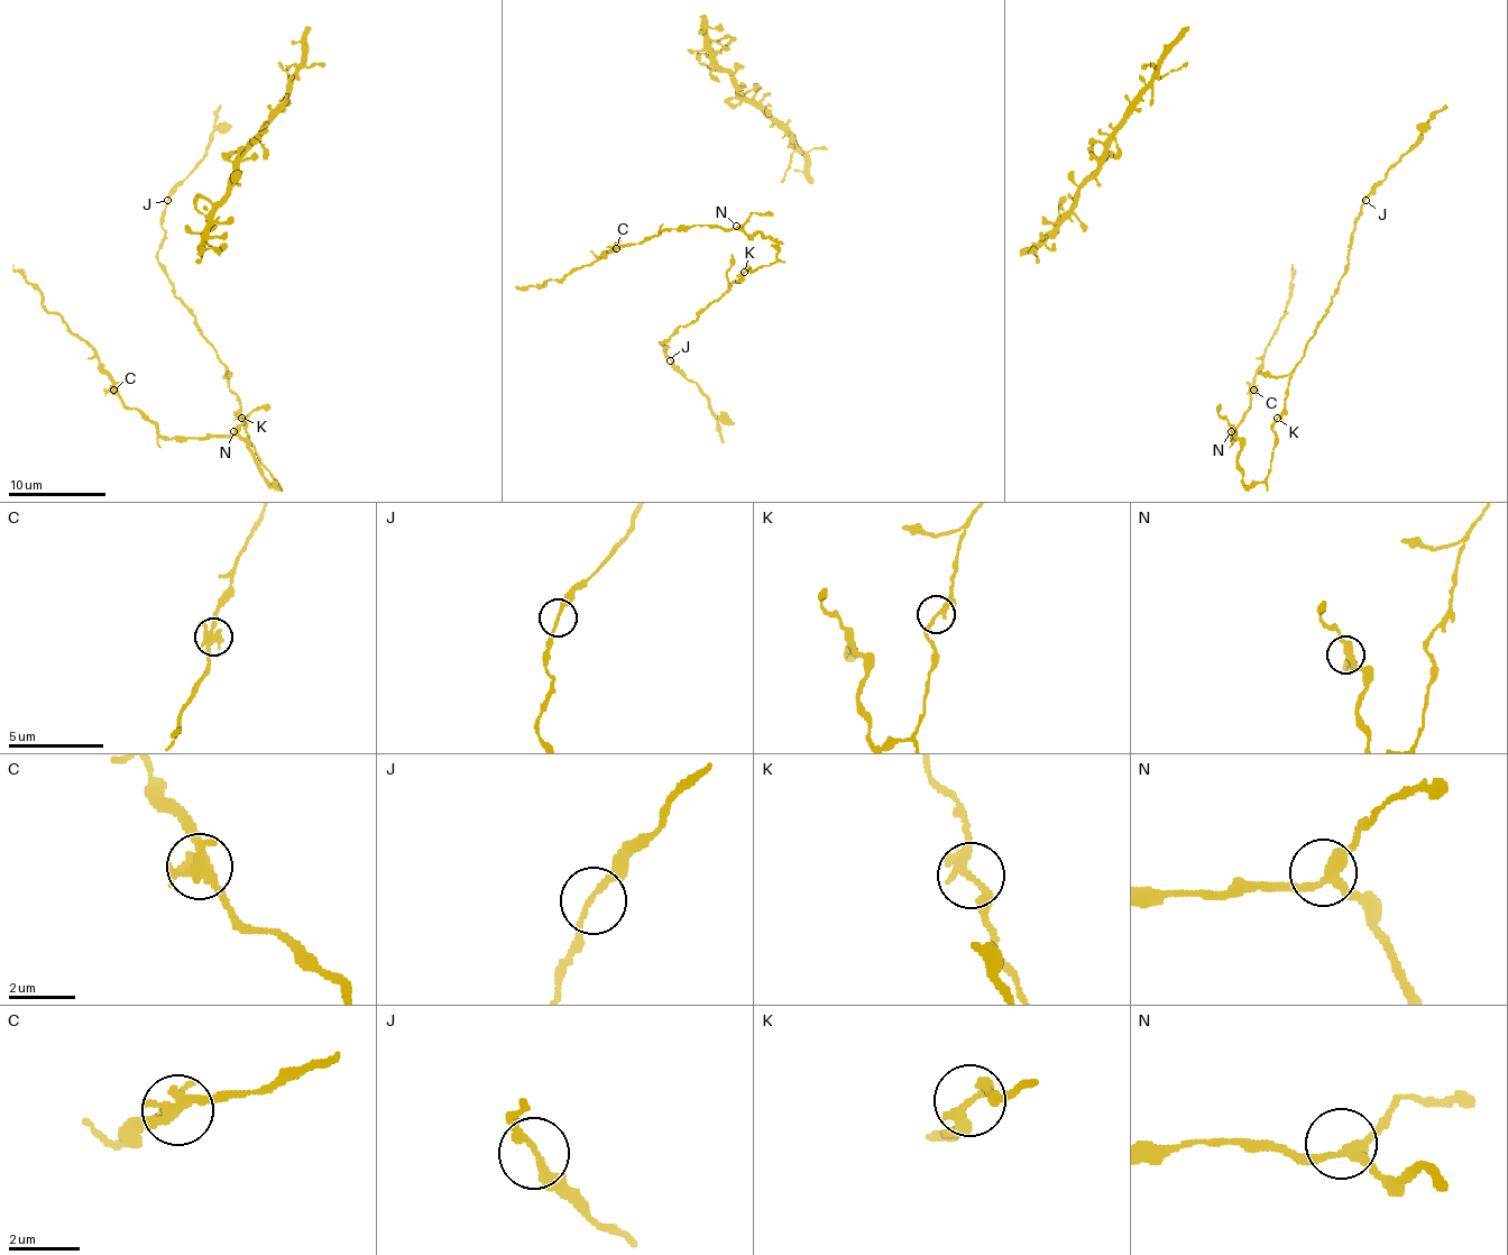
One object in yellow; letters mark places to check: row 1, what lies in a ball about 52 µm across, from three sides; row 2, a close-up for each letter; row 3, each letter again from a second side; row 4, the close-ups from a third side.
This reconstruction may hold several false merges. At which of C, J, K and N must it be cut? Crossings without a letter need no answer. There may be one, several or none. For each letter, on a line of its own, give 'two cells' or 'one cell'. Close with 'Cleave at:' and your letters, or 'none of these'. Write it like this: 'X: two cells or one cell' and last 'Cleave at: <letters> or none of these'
C: one cell
J: one cell
K: one cell
N: one cell
Cleave at: none of these

